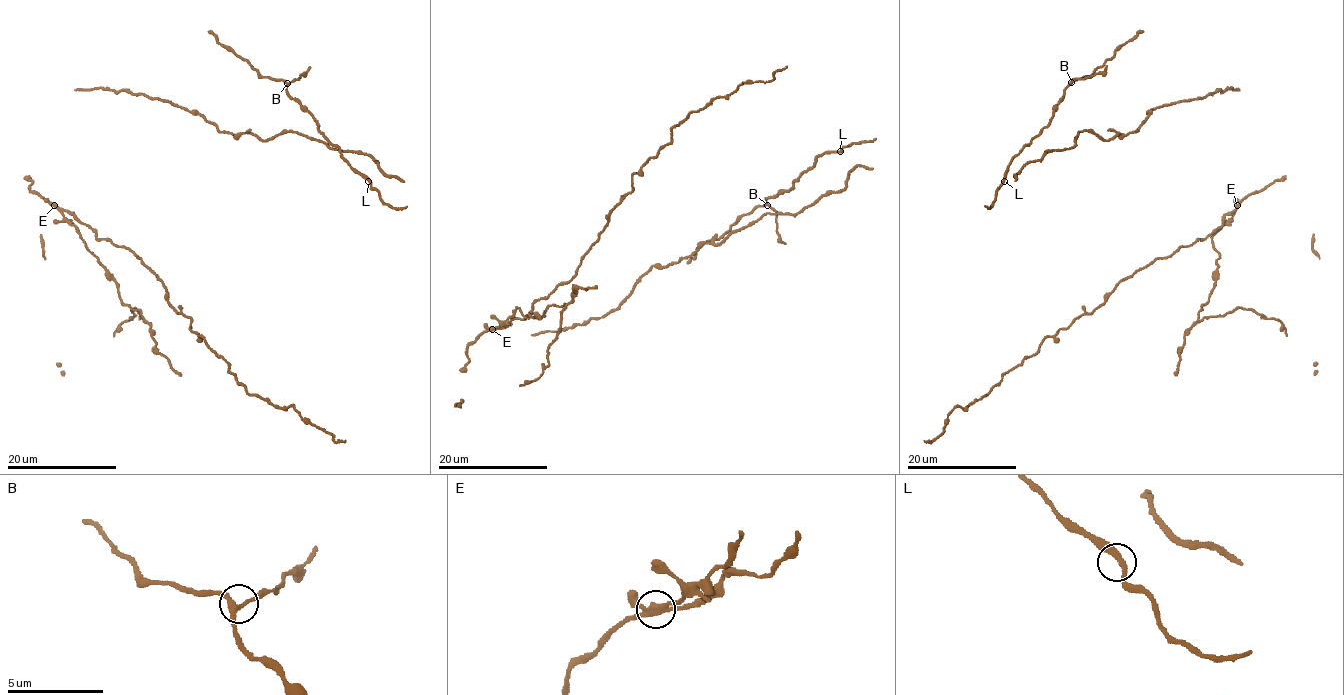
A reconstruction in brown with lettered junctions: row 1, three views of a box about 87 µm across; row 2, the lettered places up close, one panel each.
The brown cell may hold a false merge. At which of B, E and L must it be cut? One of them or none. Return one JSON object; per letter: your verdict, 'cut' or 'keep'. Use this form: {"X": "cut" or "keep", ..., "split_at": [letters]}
{"B": "keep", "E": "cut", "L": "keep", "split_at": ["E"]}

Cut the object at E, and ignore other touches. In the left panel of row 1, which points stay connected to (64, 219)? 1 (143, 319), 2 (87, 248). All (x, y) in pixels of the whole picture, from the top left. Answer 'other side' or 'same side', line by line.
1: same side
2: same side

